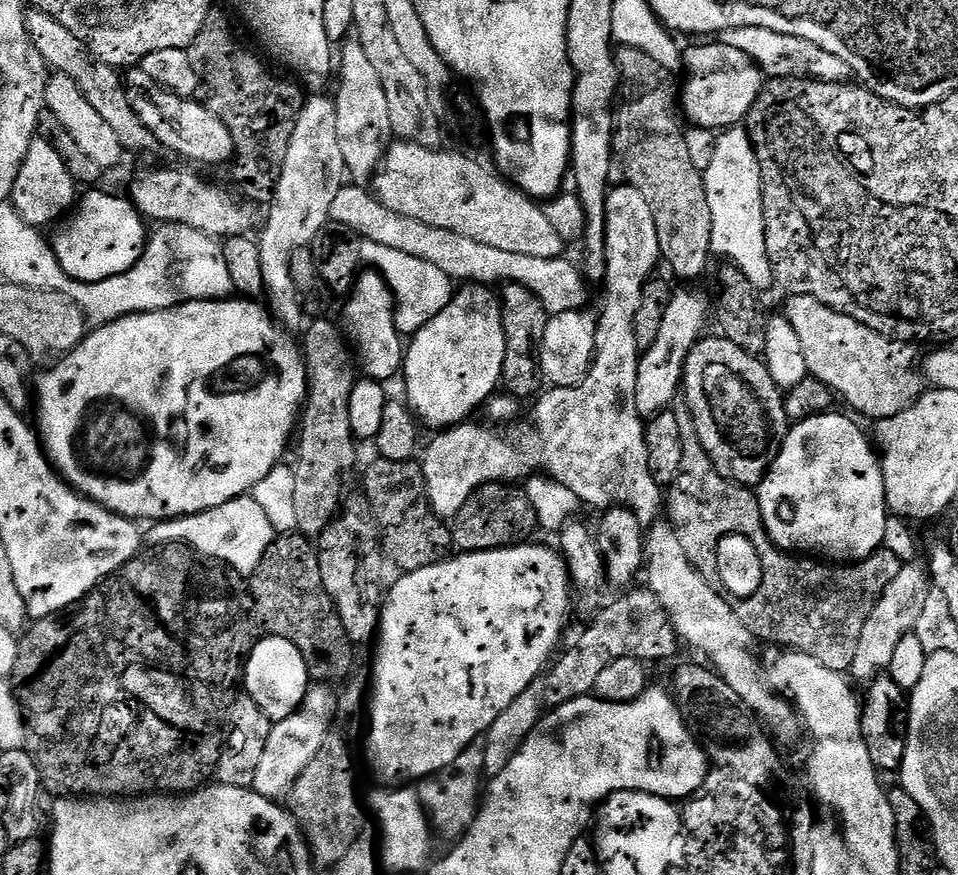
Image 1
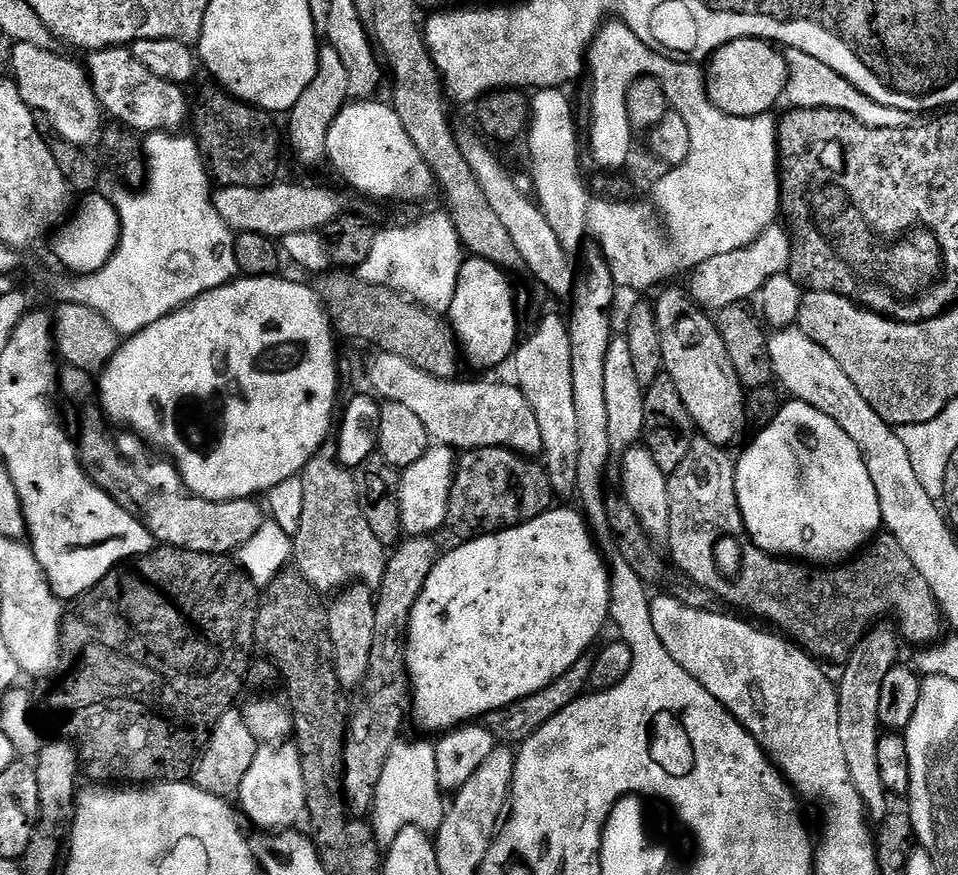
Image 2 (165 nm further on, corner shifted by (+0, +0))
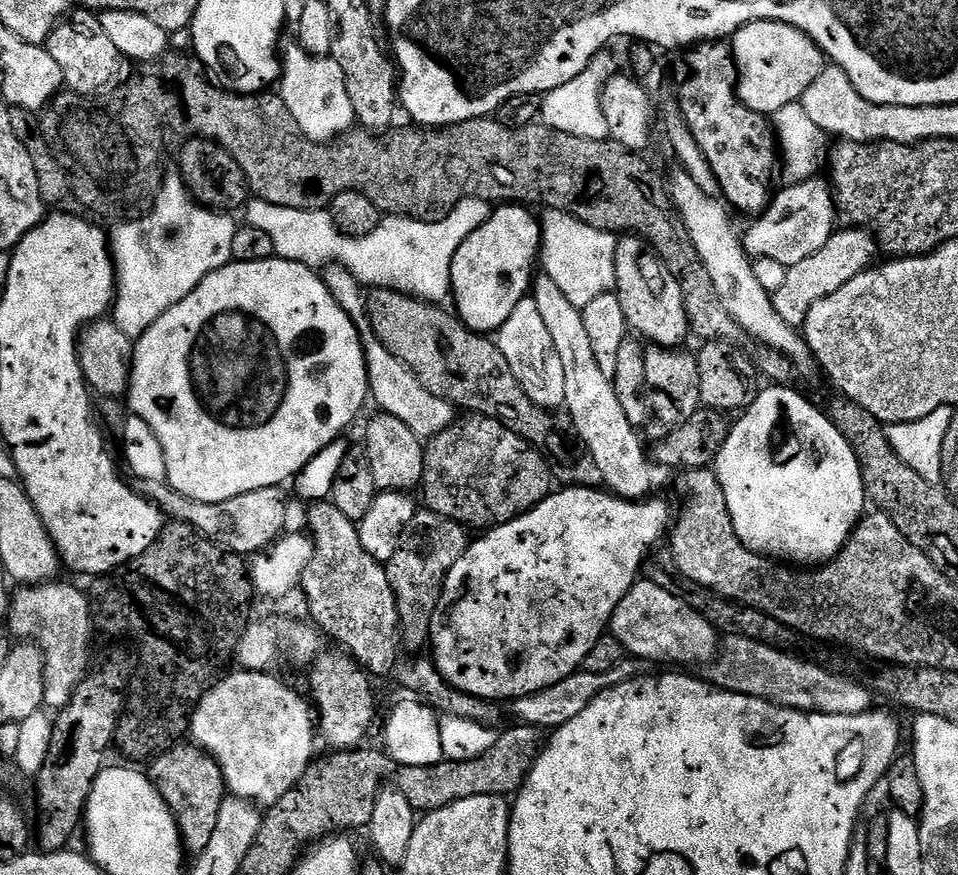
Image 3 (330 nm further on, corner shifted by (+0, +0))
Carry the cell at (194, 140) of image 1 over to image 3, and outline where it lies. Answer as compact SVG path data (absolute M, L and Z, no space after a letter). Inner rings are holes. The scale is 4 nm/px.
M59 25L51 33L46 45L48 53L62 66L64 83L78 96L95 98L123 87L131 80L133 65L102 30L88 32L74 26Z

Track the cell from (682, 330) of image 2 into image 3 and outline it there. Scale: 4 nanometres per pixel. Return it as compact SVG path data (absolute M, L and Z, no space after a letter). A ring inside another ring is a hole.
M624 234L619 237L616 245L616 288L629 329L642 334L645 341L653 340L653 345L676 350L690 336L687 304L680 279L664 265L660 253L641 236Z

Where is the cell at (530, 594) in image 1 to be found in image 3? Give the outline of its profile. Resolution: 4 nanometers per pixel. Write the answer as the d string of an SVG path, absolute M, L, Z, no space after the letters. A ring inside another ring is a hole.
M571 486L561 487L553 491L538 506L534 506L526 514L514 518L497 528L487 529L483 534L469 543L464 556L454 562L450 574L446 578L444 588L440 592L440 601L434 610L432 619L432 634L430 637L431 659L436 662L437 672L442 673L448 683L458 690L462 690L471 696L477 696L483 700L493 702L511 702L518 696L529 696L538 690L546 690L546 686L554 686L554 682L562 682L571 672L577 671L583 665L586 654L598 642L601 636L609 631L612 615L622 602L625 594L631 590L641 575L642 569L649 559L648 548L655 549L660 539L667 537L670 525L674 520L674 512L668 509L668 504L660 498L645 498L642 500L625 500L608 490L600 488L573 488Z

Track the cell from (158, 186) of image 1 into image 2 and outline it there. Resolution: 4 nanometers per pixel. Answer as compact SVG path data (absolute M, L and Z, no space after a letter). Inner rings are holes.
M277 182L266 188L217 187L212 202L221 215L222 222L226 222L226 226L234 233L249 232L273 238L327 229L341 215L340 200L330 189L307 188L304 184Z

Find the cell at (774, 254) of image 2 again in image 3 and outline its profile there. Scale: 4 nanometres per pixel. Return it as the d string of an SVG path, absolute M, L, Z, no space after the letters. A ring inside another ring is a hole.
M813 178L785 187L785 192L777 191L767 211L751 221L748 233L743 233L742 243L749 257L761 260L774 258L782 266L793 268L798 262L810 258L837 231L838 213L833 189L827 179Z

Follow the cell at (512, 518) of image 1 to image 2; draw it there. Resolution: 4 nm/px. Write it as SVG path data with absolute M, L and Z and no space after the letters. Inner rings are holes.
M470 448L456 462L456 473L452 479L452 489L450 490L450 498L448 499L447 527L449 529L452 528L453 534L460 536L456 538L459 538L461 541L474 540L477 536L489 536L495 532L505 532L508 528L522 526L526 522L538 518L543 512L547 512L549 508L553 507L554 500L552 499L554 499L552 483L548 477L548 470L544 467L543 463L537 462L535 459L527 456L521 456L519 452L511 452L509 448Z

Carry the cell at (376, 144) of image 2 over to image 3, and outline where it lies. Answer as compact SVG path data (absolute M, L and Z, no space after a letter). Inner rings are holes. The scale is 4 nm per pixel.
M296 42L286 48L282 52L278 95L286 110L294 114L294 122L298 122L302 134L316 144L327 145L349 135L357 127L358 121L354 102L350 102L348 80L342 74L342 66L326 56L311 56Z

